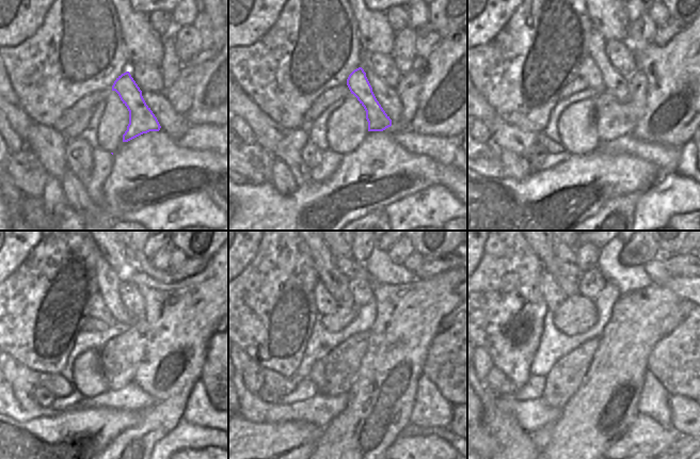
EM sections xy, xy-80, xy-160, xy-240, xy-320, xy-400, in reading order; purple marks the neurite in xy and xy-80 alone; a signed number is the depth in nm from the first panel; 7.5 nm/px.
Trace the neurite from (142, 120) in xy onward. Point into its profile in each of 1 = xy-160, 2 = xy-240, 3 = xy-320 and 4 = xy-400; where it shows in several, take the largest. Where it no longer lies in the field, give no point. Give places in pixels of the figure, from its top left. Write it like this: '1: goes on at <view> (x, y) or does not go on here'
1: goes on at xy-160 (589, 72)
2: goes on at xy-240 (97, 309)
3: goes on at xy-320 (325, 304)
4: goes on at xy-400 (553, 295)

